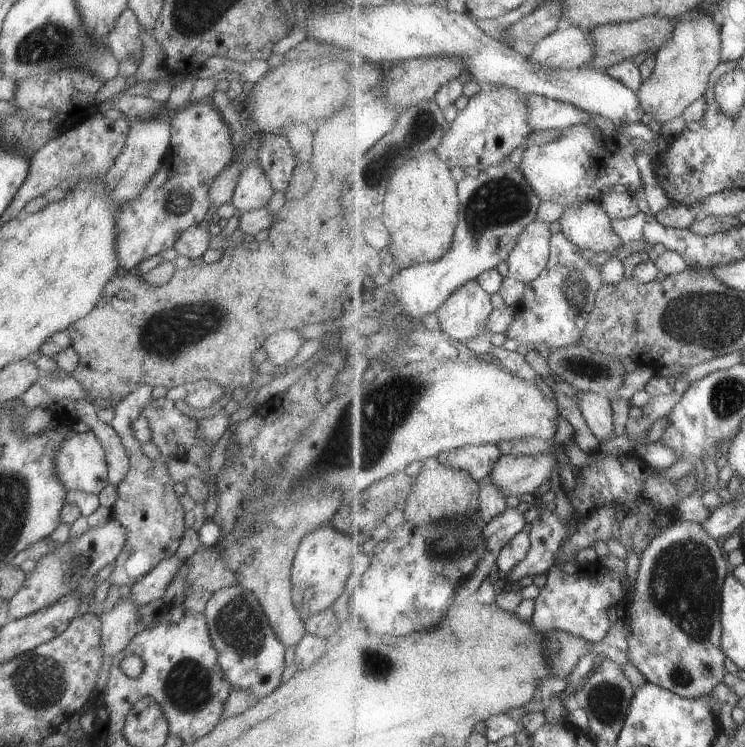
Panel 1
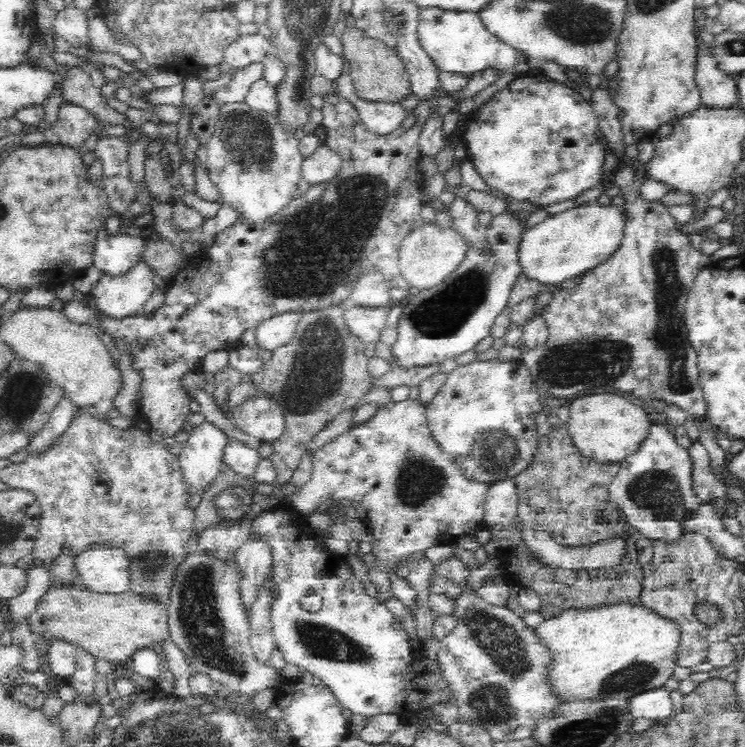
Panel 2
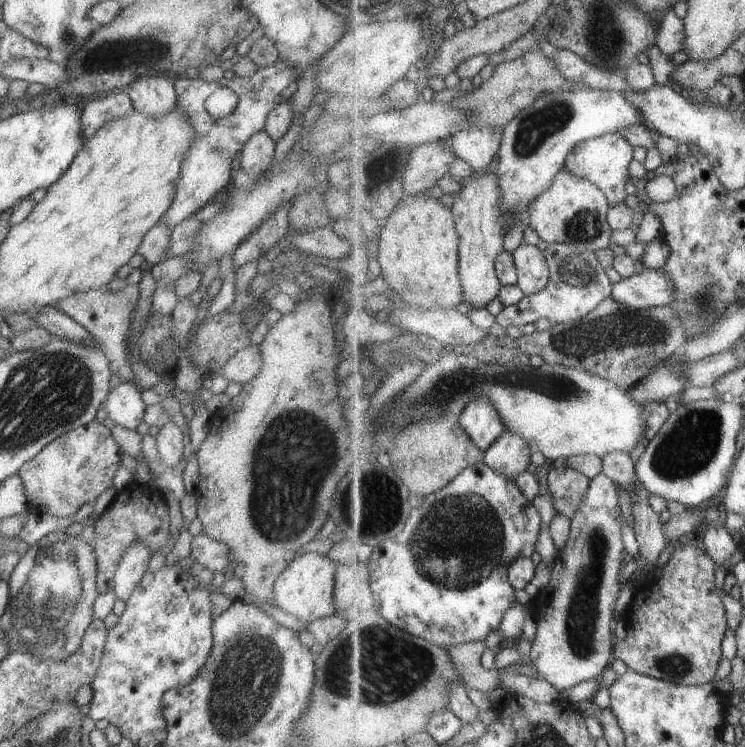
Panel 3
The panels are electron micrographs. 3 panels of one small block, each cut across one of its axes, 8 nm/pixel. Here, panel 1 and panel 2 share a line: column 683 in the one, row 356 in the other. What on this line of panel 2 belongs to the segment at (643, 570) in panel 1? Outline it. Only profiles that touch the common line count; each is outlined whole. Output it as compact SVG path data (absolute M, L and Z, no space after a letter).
M592 90L589 103L603 138L612 148L612 156L618 159L612 174L625 199L622 206L626 215L624 238L618 250L605 263L584 273L574 288L560 288L553 293L553 299L541 313L548 324L549 338L543 346L523 350L520 360L530 371L538 389L548 392L552 398L584 398L620 390L648 402L666 401L684 410L696 422L704 422L707 406L699 384L697 355L687 340L684 312L694 279L712 259L692 246L690 235L679 229L680 224L661 201L652 204L640 195L640 180L624 155L627 144L623 141L618 107L614 106L608 90Z

